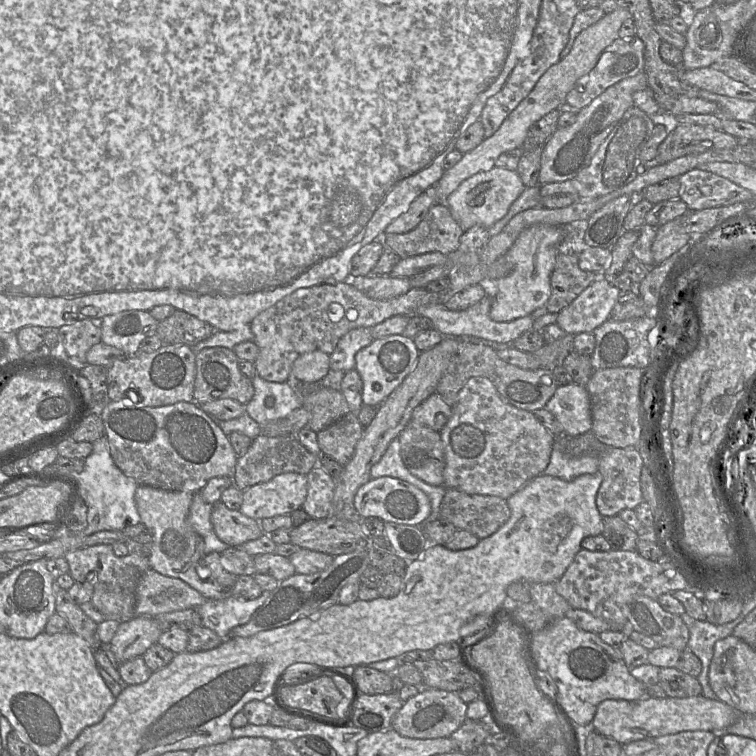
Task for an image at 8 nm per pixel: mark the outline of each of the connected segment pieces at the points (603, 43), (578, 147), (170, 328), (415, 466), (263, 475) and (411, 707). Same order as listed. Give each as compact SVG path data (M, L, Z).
M621 6L605 14L597 23L583 30L575 39L570 53L551 66L537 81L531 92L505 118L498 130L474 149L464 153L453 167L444 170L435 184L435 199L445 202L447 197L467 178L495 166L496 159L504 152L521 148L530 126L554 109L566 109L565 100L576 82L586 75L597 63L600 55L619 38L619 30L625 20L631 17L629 9Z
M642 71L632 77L625 78L616 84L608 87L598 97L584 108L577 111L576 120L571 125L557 129L552 136L542 146L541 168L539 172L539 184L560 182L573 179L586 167L599 146L606 139L614 128L615 124L621 119L627 109L634 105L633 94L636 91L648 87L646 74Z
M175 310L159 322L156 334L163 345L187 345L192 347L211 337L216 330L208 322L182 311Z
M410 422L398 439L406 468L428 484L443 485L445 455L440 433L425 425Z
M259 434L252 440L247 452L243 456L238 457L233 476L233 484L241 491L244 491L255 484L267 482L282 473L296 472L307 475L311 469L319 464L319 460L320 456L309 452L296 437L270 437Z
M421 688L419 693L403 703L394 716L391 728L404 737L414 739L434 739L450 737L467 719L467 703L463 702L457 693Z

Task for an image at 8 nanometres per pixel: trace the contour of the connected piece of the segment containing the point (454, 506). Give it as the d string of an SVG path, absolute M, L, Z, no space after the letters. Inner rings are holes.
M447 488L438 519L446 520L457 530L465 530L482 540L502 527L510 515L505 499L490 495L470 495Z

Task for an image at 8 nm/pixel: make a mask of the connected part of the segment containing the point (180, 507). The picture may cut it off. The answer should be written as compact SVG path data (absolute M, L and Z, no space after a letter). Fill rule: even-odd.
M139 485L135 491L135 502L140 523L153 534L153 547L149 556L150 568L158 573L178 578L211 600L222 600L231 596L232 591L223 590L216 582L198 572L198 564L206 555L203 538L188 523L188 513L194 493L166 491L147 485Z

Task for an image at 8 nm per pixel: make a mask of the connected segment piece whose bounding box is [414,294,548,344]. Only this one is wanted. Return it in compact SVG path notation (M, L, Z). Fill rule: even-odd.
M485 295L478 303L462 311L451 311L443 304L425 305L419 307L414 314L428 318L432 323L432 328L436 329L444 337L455 337L457 339L467 339L475 336L498 343L511 344L520 335L533 329L534 321L542 315L548 313L547 309L539 308L532 314L509 322L496 322L489 316L493 297Z

